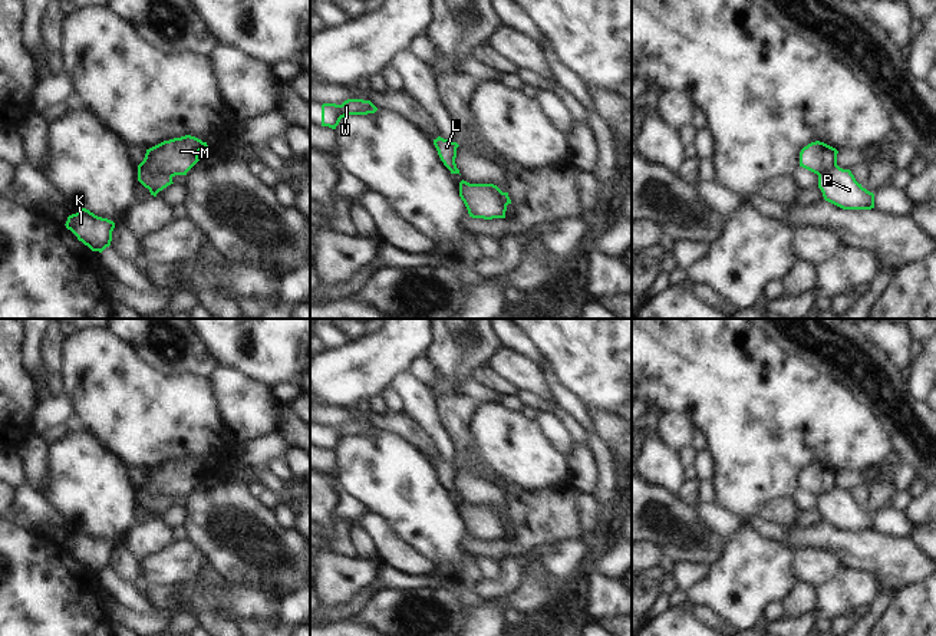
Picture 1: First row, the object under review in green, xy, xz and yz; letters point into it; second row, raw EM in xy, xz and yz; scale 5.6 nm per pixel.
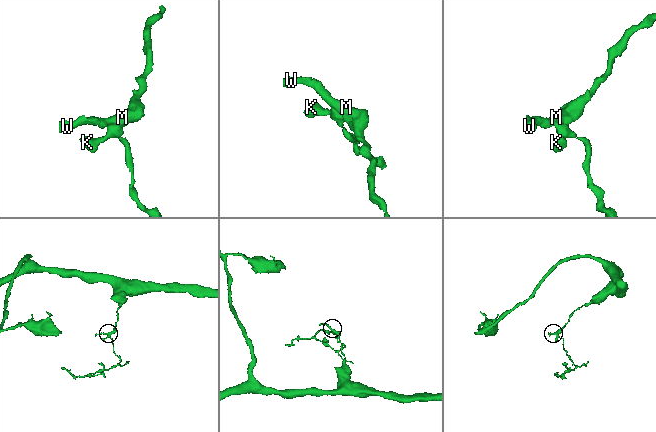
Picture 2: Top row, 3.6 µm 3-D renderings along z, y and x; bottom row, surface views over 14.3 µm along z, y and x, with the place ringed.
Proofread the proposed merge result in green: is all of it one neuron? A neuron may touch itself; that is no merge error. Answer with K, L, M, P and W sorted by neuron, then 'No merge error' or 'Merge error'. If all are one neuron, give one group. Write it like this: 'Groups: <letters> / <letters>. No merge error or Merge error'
Groups: K P / L M W. Merge error

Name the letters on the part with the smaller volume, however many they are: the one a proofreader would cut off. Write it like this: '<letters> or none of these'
K, P

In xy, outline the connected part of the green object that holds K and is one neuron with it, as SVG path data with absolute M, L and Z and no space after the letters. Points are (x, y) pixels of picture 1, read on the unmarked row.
M82 530L67 538L66 550L70 551L79 563L88 567L92 573L102 574L111 567L115 544L95 537L86 530Z

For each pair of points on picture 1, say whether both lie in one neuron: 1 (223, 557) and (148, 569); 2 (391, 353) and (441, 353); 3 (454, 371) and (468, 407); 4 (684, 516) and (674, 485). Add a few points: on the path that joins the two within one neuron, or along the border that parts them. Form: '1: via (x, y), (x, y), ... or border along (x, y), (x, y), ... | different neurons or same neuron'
1: border along (185, 540), (206, 560) | different neurons
2: border along (435, 333), (432, 345), (424, 355) | different neurons
3: border along (458, 392), (432, 394) | different neurons
4: border along (646, 481), (668, 488), (676, 497) | different neurons

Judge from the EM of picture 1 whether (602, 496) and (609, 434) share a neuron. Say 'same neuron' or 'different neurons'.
different neurons

